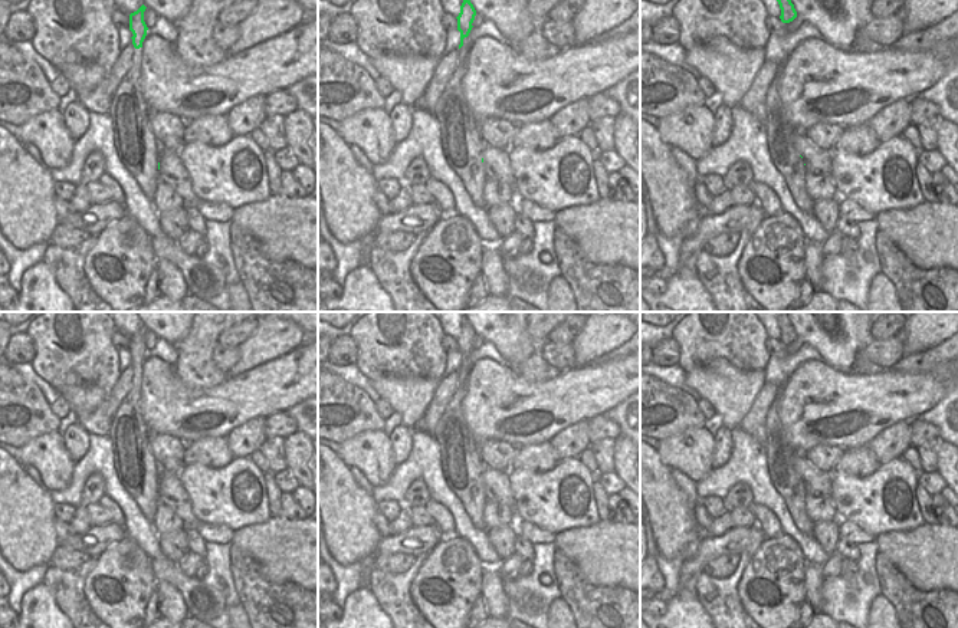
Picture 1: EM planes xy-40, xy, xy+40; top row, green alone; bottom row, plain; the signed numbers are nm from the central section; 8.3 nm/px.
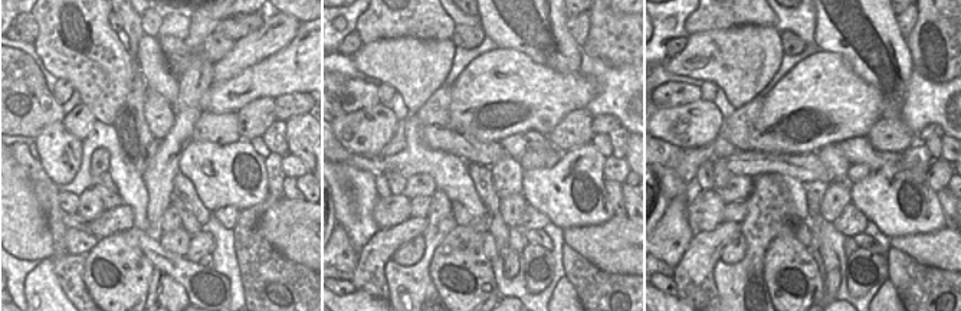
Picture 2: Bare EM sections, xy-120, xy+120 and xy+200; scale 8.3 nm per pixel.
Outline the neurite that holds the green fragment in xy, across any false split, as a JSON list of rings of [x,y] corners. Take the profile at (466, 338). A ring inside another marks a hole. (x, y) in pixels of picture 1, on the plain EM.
[[[466,319],[460,328],[457,352],[460,354],[459,384],[449,401],[432,437],[440,448],[442,471],[450,490],[462,502],[472,525],[486,530],[483,526],[483,504],[486,502],[482,473],[485,464],[478,453],[478,443],[469,433],[463,418],[460,402],[466,394],[469,381],[472,345],[476,332]]]

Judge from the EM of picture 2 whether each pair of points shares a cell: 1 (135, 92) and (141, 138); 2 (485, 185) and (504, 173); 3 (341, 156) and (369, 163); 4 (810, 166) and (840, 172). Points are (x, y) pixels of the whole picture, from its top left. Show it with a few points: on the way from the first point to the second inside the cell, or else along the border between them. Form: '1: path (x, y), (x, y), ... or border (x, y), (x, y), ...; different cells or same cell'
1: path (135, 104), (137, 127); same cell
2: border (489, 170), (492, 187), (499, 197); different cells
3: path (348, 159), (361, 163); same cell
4: border (816, 153), (817, 159), (832, 173), (833, 180); different cells

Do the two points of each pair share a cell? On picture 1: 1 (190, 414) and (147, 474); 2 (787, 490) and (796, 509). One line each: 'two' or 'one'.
1: two
2: one

